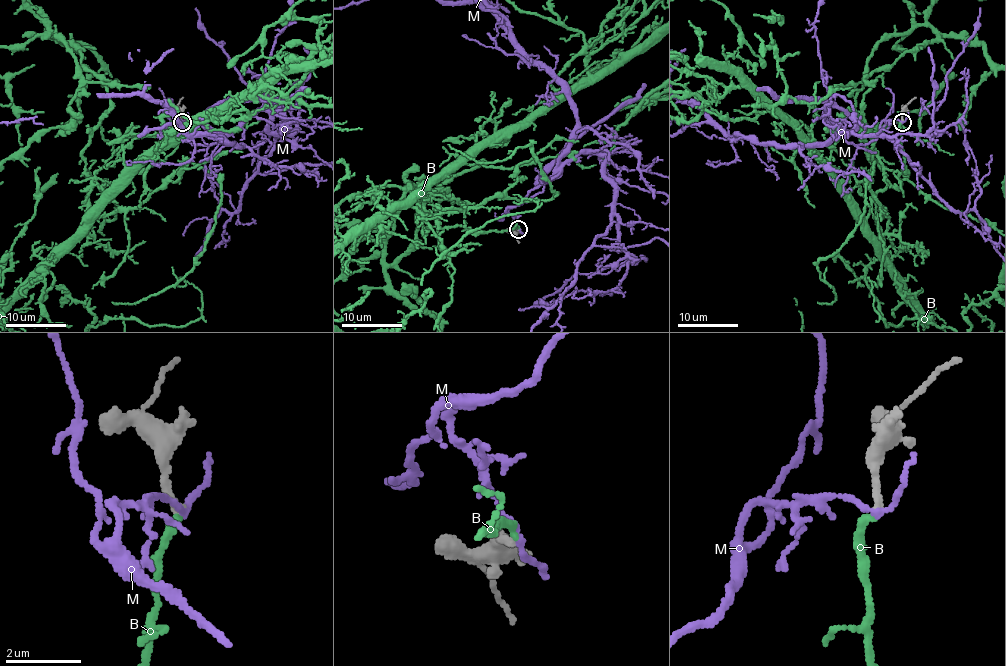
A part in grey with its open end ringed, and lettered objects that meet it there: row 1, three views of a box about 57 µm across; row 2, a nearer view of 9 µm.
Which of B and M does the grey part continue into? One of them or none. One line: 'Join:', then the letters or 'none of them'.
Join: B

